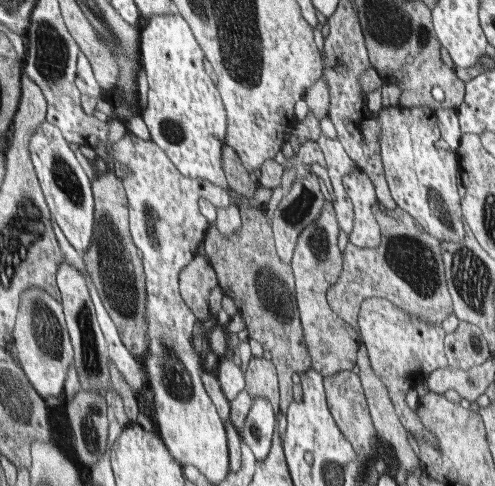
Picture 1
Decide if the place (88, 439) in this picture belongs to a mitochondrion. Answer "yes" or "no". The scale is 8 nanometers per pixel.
yes

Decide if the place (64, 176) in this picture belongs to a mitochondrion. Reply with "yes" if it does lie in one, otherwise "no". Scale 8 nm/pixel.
yes

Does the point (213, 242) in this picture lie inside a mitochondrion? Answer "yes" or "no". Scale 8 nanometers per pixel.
no

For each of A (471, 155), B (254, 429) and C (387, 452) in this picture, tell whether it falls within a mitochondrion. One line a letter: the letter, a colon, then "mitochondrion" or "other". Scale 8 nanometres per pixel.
A: other
B: mitochondrion
C: other

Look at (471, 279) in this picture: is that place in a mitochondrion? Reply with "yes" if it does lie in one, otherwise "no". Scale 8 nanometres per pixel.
yes

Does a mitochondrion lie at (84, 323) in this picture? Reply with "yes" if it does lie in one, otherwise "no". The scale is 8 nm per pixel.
yes

